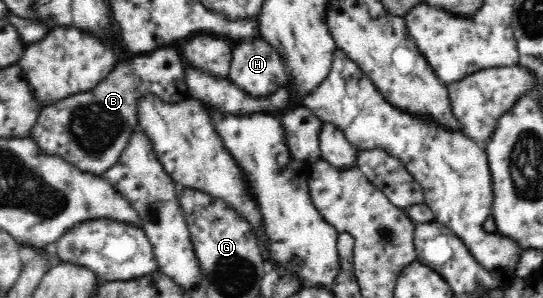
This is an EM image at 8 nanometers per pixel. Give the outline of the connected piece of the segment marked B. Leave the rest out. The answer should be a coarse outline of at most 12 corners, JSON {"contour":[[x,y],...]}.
{"contour":[[173,48],[120,62],[41,108],[41,153],[103,176],[139,131],[137,98],[193,98]]}

